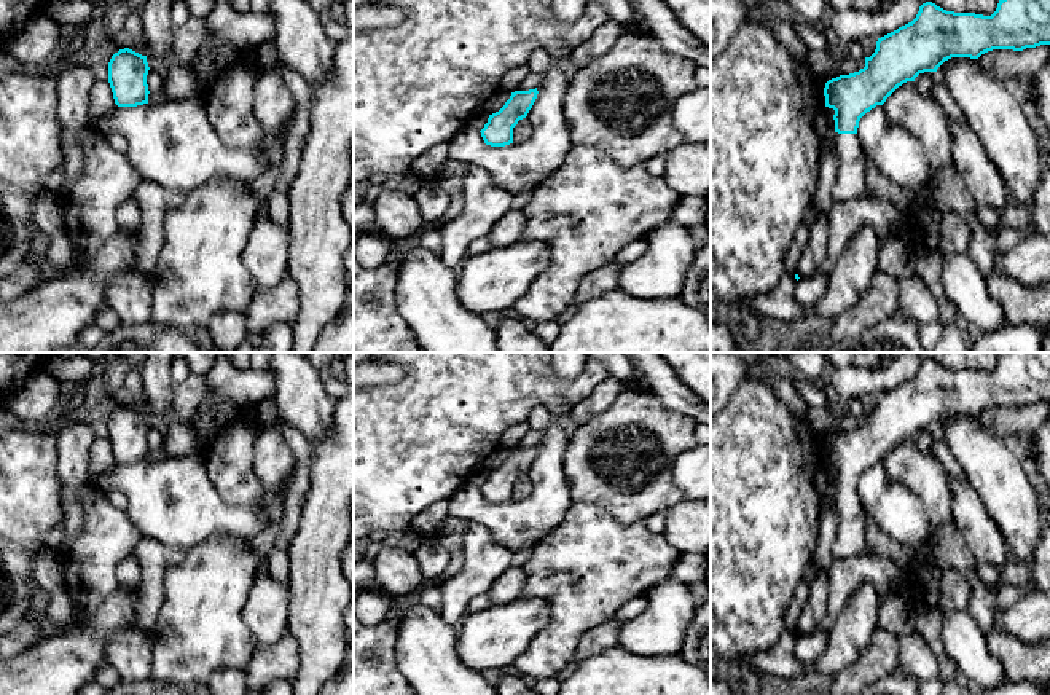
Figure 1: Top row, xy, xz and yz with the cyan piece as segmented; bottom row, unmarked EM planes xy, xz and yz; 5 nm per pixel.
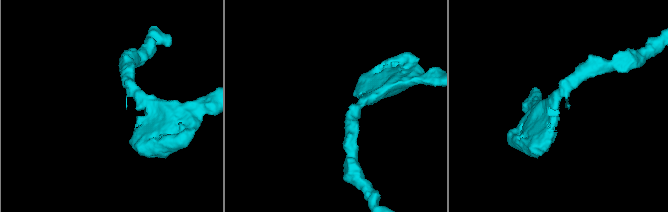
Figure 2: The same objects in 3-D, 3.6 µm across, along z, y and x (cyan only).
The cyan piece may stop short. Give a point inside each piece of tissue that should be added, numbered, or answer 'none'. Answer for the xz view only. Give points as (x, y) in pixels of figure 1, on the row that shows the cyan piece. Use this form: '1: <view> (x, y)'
none

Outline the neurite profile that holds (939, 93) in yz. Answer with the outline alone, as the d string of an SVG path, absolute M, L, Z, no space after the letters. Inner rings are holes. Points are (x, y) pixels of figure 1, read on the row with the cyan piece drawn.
M938 75L935 78L935 83L929 96L946 112L946 115L951 120L967 124L961 108L958 107L958 104L954 102L948 88L945 86L945 83L942 81Z

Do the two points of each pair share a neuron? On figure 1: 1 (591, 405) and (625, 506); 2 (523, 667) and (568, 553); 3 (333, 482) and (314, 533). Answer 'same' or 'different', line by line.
1: different
2: same
3: same

